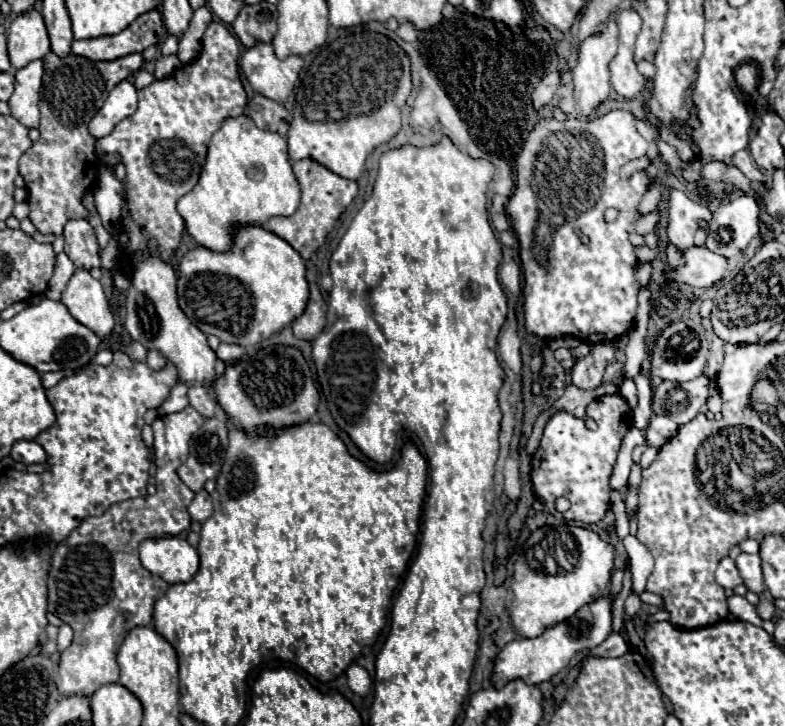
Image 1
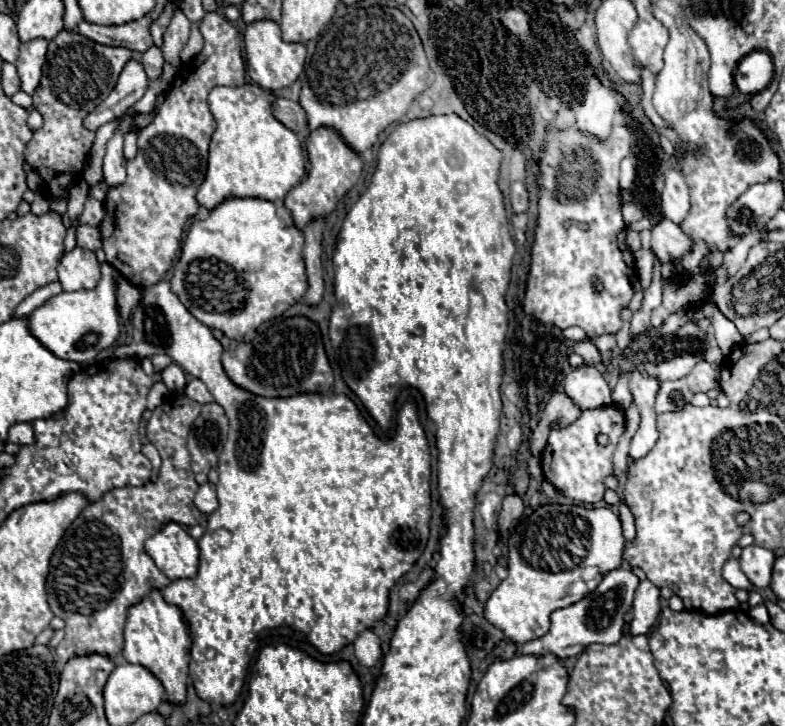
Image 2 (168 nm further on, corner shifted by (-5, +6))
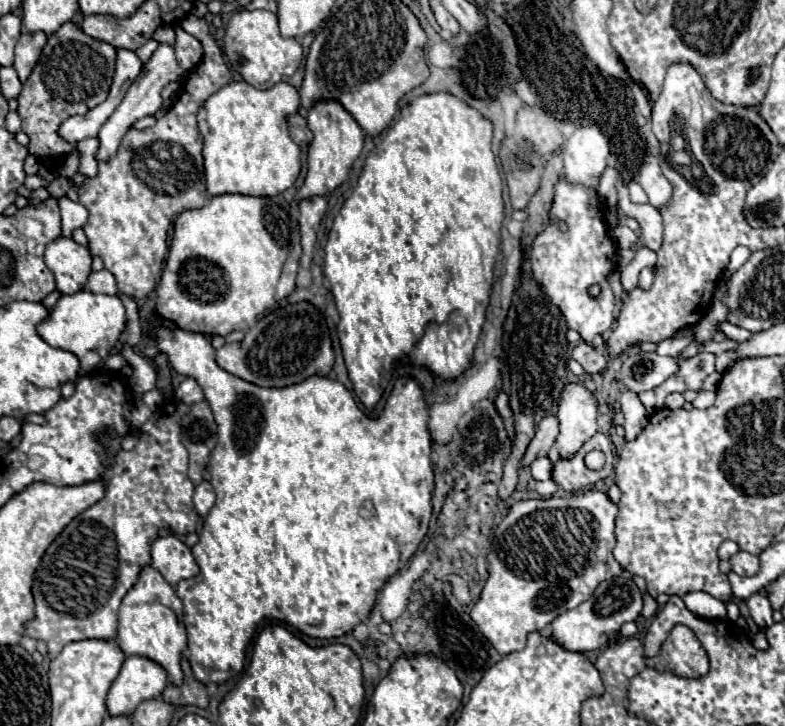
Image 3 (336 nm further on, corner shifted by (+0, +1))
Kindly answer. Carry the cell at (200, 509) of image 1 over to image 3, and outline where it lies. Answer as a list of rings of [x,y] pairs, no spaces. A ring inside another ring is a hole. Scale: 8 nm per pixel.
[[[203,481],[195,487],[195,493],[193,493],[193,505],[195,505],[195,511],[199,515],[207,515],[209,509],[215,505],[215,491],[211,487],[209,481]]]

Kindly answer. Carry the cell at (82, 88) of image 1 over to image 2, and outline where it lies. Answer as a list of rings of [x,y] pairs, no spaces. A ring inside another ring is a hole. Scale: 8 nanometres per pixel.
[[[62,30],[50,40],[44,74],[32,96],[32,106],[42,114],[44,126],[34,132],[34,138],[26,144],[24,160],[42,176],[52,198],[64,198],[72,182],[76,182],[76,176],[80,176],[76,170],[84,170],[94,142],[94,132],[84,128],[84,118],[104,102],[122,68],[132,58],[134,52],[128,48],[102,46],[90,42],[78,32]]]

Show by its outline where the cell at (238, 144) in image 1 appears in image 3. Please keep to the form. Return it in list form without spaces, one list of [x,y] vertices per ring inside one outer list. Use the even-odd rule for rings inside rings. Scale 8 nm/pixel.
[[[233,81],[219,89],[217,93],[213,93],[197,113],[199,131],[203,135],[207,193],[209,195],[243,193],[255,197],[273,197],[293,187],[301,169],[301,151],[289,137],[287,117],[297,113],[299,103],[301,103],[299,91],[287,81],[279,81],[267,91],[259,91],[245,81]]]

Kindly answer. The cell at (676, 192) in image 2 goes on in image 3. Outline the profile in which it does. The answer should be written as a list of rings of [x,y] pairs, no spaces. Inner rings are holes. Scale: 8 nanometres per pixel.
[[[647,155],[641,163],[639,169],[639,177],[637,177],[639,185],[645,189],[645,193],[649,195],[649,203],[653,207],[663,207],[669,201],[669,195],[673,191],[671,183],[661,175],[659,169],[659,159],[653,155]]]

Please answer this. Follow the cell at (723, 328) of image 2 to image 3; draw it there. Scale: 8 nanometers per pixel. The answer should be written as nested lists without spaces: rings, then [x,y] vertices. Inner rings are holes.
[[[723,323],[721,325],[721,331],[729,337],[729,339],[733,339],[733,341],[747,341],[753,333],[751,331],[747,331],[747,329],[743,329],[743,327],[737,327],[737,325],[733,325],[733,323]]]

